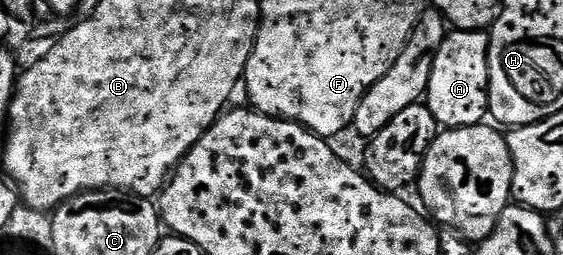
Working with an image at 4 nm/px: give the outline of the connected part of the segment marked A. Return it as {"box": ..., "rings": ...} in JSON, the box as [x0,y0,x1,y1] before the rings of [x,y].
{"box":[426,31,488,129],"rings":[[[449,31],[434,58],[426,103],[441,129],[469,128],[485,123],[488,116],[488,38],[487,31]]]}

